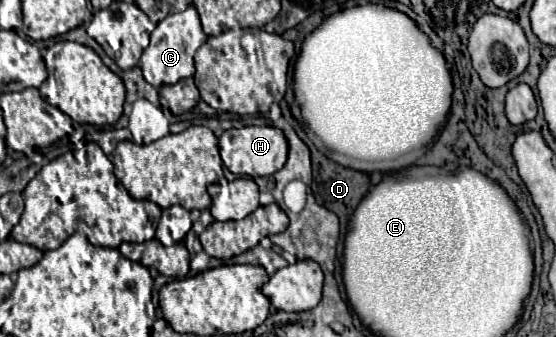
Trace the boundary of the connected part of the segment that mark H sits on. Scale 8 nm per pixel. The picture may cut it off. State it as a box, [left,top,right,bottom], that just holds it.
[219,126,287,176]

